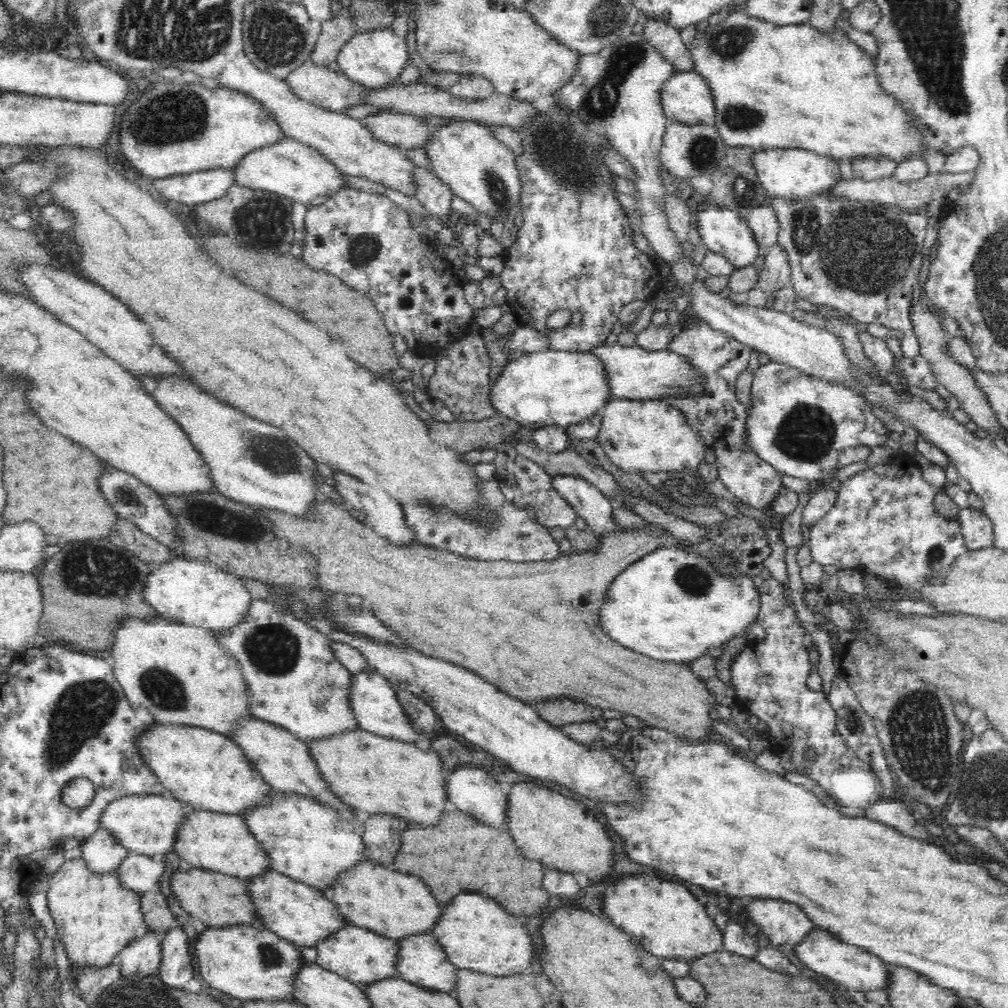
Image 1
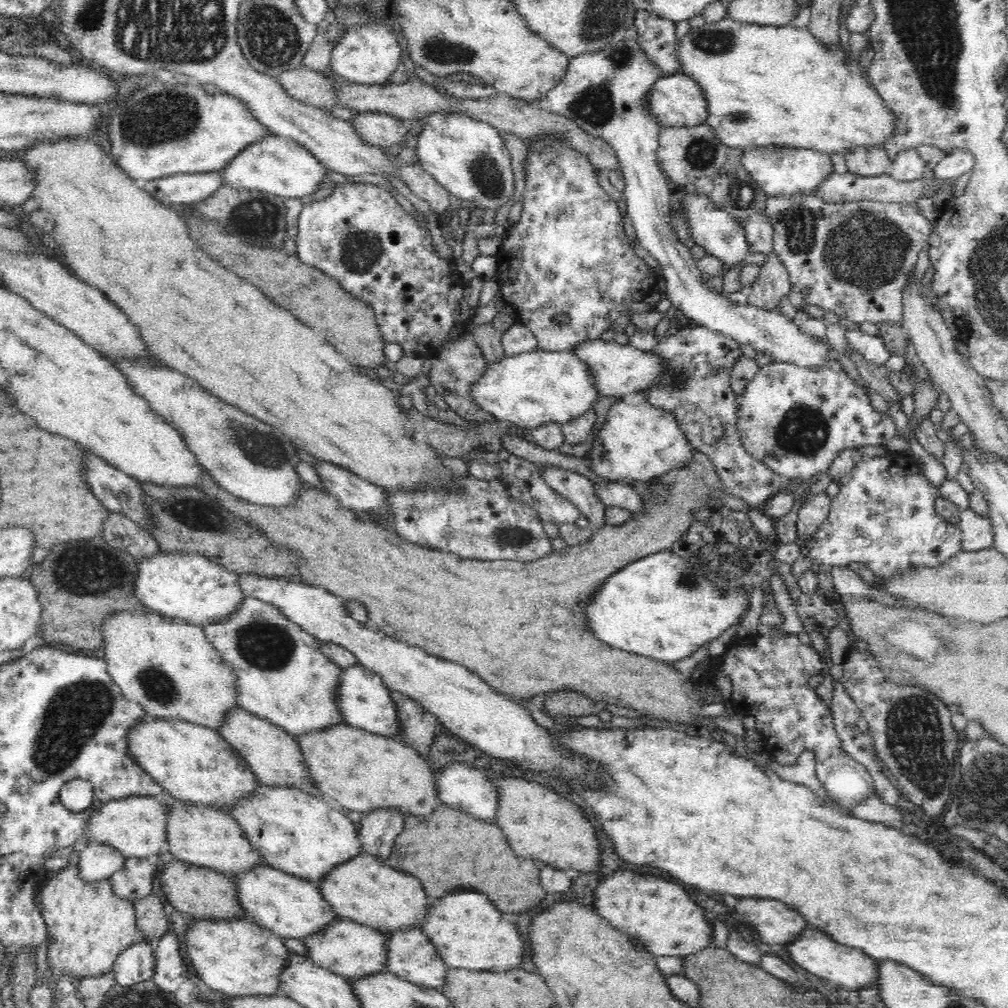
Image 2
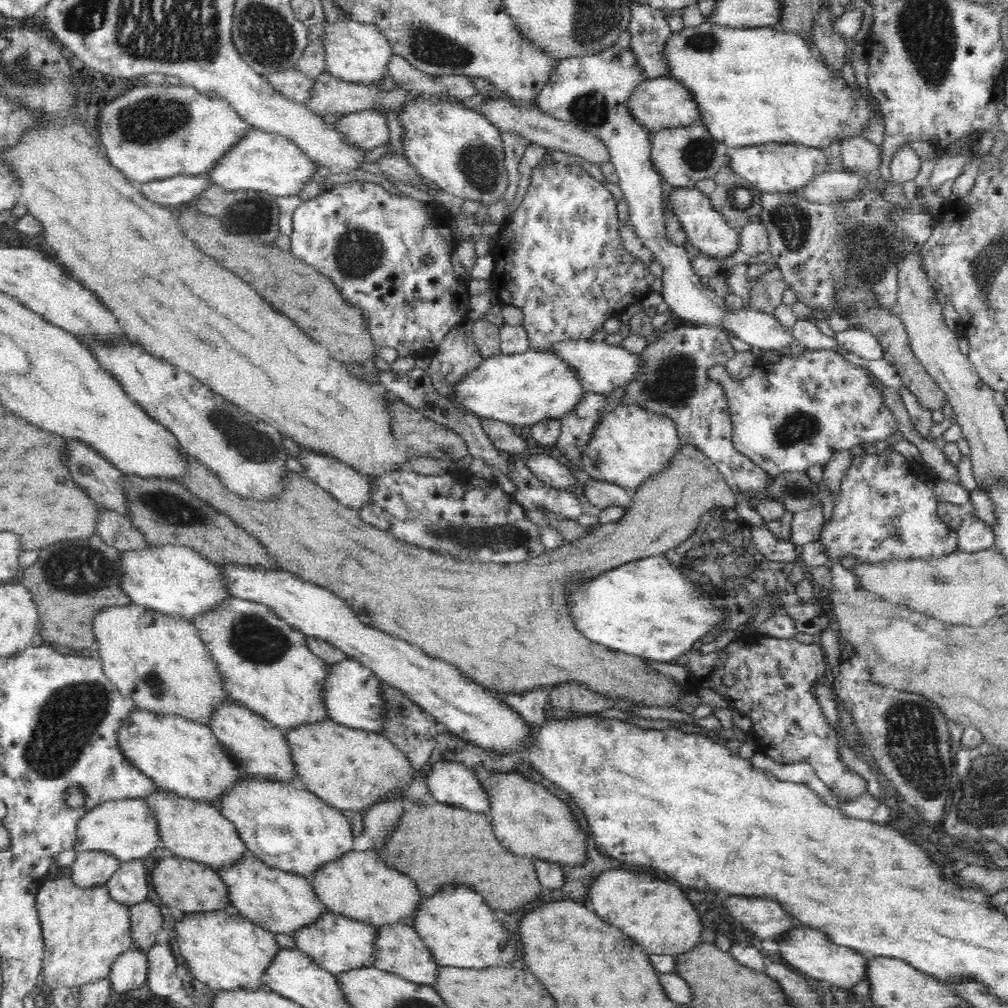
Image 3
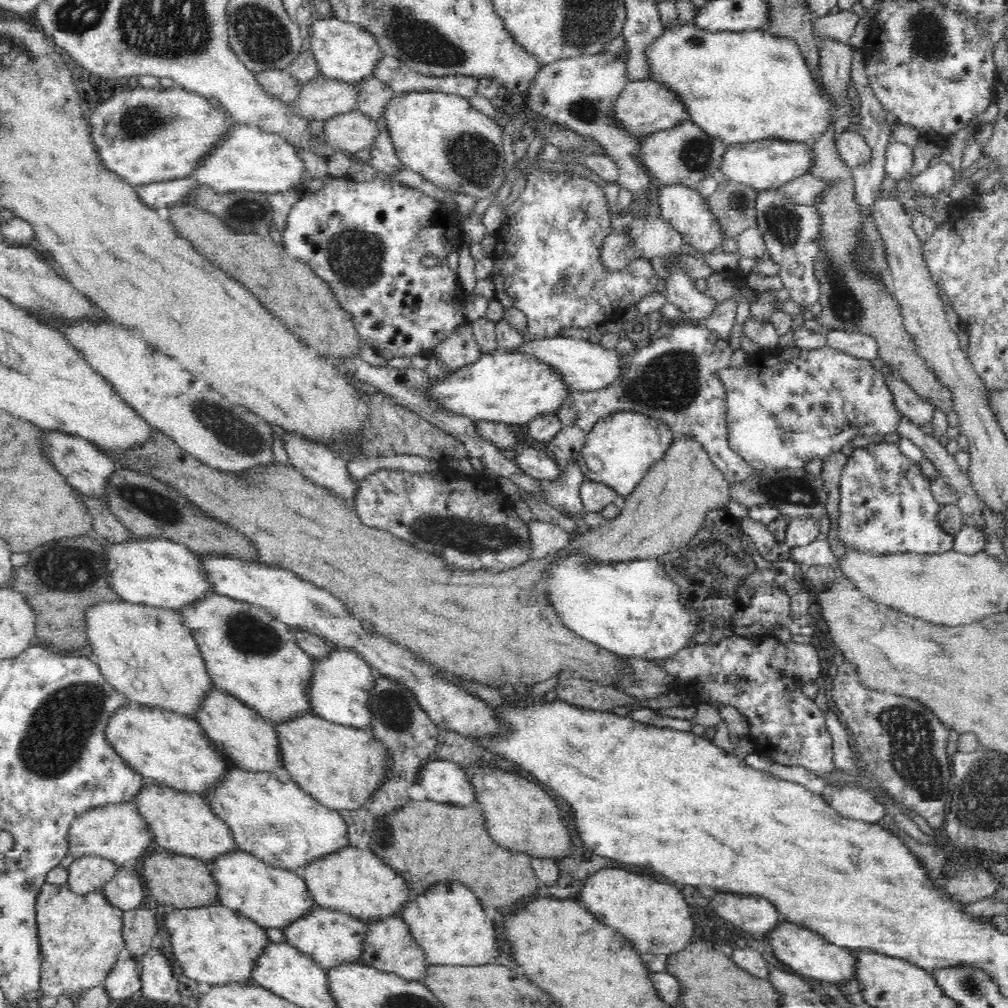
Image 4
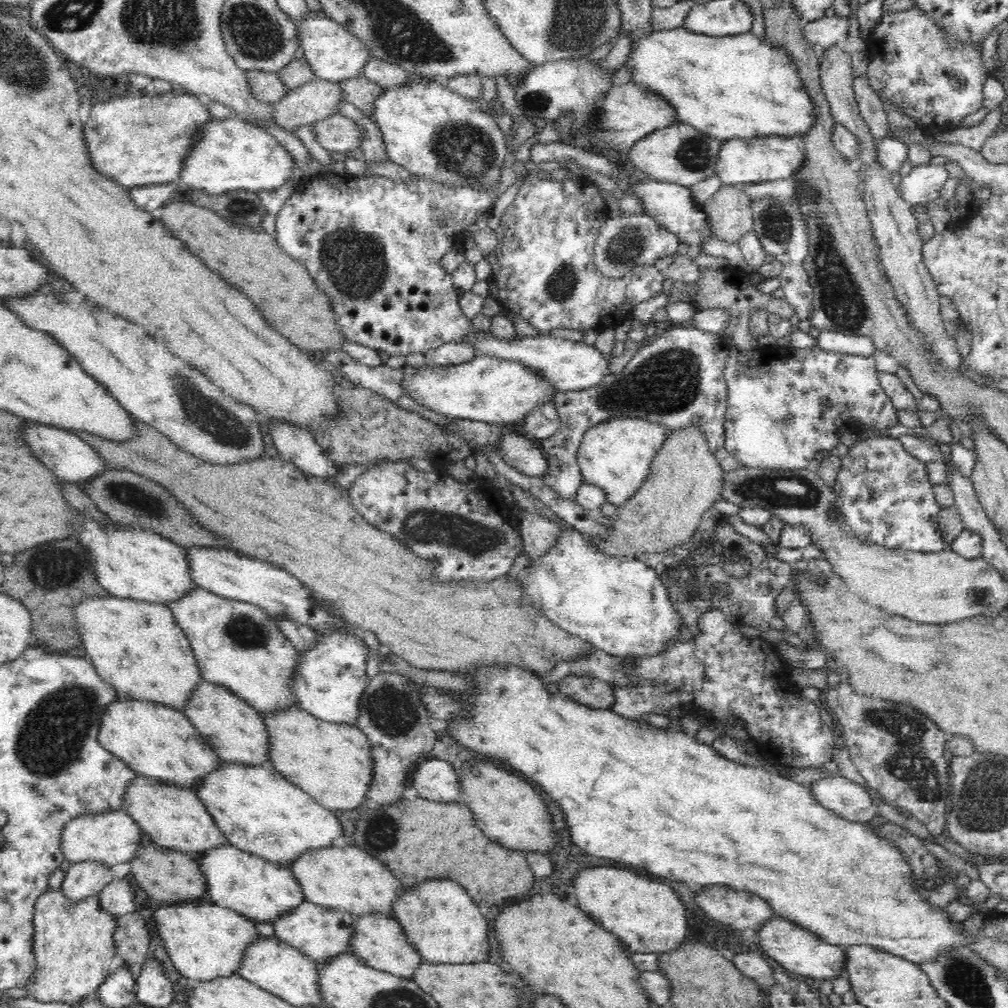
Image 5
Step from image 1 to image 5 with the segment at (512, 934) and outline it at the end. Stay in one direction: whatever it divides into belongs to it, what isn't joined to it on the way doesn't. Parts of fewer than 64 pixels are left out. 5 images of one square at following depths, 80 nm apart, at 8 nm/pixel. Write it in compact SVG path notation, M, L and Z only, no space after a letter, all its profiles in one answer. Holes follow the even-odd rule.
M430 880L422 884L420 888L406 892L398 899L391 915L400 921L404 927L409 941L420 952L421 958L427 964L474 964L474 962L486 962L490 958L490 924L486 916L482 916L478 904L470 894L452 880Z

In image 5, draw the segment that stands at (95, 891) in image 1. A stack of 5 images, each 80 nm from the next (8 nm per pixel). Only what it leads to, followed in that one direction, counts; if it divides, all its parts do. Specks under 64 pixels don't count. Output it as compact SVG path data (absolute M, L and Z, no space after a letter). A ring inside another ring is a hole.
M45 889L37 898L33 921L38 971L35 973L34 983L28 984L26 991L37 1001L42 1003L66 1002L76 1006L90 993L96 993L99 986L114 972L118 955L115 940L118 919L116 915L104 909L98 895L75 901L66 896L62 889Z

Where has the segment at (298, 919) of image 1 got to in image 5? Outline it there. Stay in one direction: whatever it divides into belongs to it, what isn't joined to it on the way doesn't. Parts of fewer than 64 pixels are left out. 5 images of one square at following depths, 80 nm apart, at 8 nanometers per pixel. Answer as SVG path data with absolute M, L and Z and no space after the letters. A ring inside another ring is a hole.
M230 843L198 856L198 861L206 875L212 903L231 908L260 924L272 925L307 901L304 889L291 868L269 863L261 856L251 855Z

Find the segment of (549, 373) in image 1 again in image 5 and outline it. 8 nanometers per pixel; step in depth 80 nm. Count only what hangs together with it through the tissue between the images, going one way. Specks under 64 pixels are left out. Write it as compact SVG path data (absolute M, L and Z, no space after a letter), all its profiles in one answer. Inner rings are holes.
M480 355L464 364L440 368L419 366L416 374L406 376L404 387L418 403L444 415L507 426L525 420L538 407L553 403L556 393L555 384L538 369L519 360L490 355Z

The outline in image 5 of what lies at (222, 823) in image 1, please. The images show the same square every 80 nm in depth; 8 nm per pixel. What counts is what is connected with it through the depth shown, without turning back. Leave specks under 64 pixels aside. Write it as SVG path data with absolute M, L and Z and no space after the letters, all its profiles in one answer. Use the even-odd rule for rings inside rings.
M137 775L135 784L128 788L126 803L122 808L140 823L148 840L159 848L198 857L230 843L203 800L192 789L167 786Z

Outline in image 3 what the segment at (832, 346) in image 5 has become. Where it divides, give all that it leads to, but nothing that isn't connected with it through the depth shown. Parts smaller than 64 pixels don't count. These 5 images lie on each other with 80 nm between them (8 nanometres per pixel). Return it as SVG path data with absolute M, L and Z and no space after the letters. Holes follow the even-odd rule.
M852 328L835 333L838 346L866 360L884 360L884 349L876 336L864 328Z

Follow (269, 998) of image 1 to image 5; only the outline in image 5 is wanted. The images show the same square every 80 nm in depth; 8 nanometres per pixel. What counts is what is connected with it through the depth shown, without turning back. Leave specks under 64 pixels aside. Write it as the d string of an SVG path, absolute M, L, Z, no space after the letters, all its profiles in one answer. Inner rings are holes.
M211 902L152 905L151 917L174 967L191 982L210 982L238 975L248 948L261 940L252 919Z

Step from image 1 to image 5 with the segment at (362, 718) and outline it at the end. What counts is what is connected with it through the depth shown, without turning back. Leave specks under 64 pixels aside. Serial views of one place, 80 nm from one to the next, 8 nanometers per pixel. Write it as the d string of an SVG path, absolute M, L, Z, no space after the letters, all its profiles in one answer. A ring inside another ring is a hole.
M344 632L319 634L316 648L302 652L302 666L294 688L298 707L320 720L356 726L360 720L360 704L371 679L366 674L368 649L361 638Z

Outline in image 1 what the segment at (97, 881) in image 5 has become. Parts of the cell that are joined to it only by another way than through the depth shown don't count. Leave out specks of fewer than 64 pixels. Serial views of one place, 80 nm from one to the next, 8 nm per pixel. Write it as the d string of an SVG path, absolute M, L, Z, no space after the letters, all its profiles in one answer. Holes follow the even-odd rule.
M104 827L83 839L80 848L88 867L97 873L115 871L129 853L114 832Z

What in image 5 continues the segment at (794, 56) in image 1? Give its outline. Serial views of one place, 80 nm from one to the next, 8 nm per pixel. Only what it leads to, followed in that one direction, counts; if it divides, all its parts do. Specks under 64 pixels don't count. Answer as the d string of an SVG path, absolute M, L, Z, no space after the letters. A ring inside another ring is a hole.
M684 26L673 28L672 30L654 31L651 36L639 41L638 45L632 45L632 52L628 56L626 65L632 65L634 67L634 76L632 76L632 82L641 84L652 91L660 93L660 95L671 100L672 104L675 104L678 110L680 121L684 124L690 124L701 130L709 137L716 138L721 141L728 141L734 139L752 139L766 136L794 136L804 137L816 127L819 123L819 116L817 116L817 107L815 100L812 99L812 95L808 93L806 85L804 85L803 76L800 75L799 64L796 63L791 54L786 48L780 45L773 45L770 41L764 40L764 38L758 38L754 32L743 32L744 34L728 35L728 36L706 36L703 33L694 32L692 29Z

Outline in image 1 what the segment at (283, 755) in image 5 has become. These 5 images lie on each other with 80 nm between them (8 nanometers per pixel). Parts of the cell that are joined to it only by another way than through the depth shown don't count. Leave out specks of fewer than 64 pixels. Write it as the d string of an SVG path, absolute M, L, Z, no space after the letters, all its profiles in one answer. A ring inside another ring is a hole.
M361 729L332 736L328 740L308 743L308 747L318 761L320 771L324 773L324 779L330 783L332 791L359 813L392 815L410 822L418 822L422 828L430 828L440 824L444 812L450 806L447 781L449 771L444 758L436 750L420 750L414 743L392 740Z

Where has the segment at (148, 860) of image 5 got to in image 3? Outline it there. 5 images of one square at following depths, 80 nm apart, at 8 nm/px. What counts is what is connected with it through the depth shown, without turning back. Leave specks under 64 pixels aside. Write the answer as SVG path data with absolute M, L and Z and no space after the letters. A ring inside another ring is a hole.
M163 855L152 868L151 879L158 898L168 908L178 908L182 912L214 912L224 911L233 906L228 893L228 885L215 869L192 860L180 859L171 855Z

